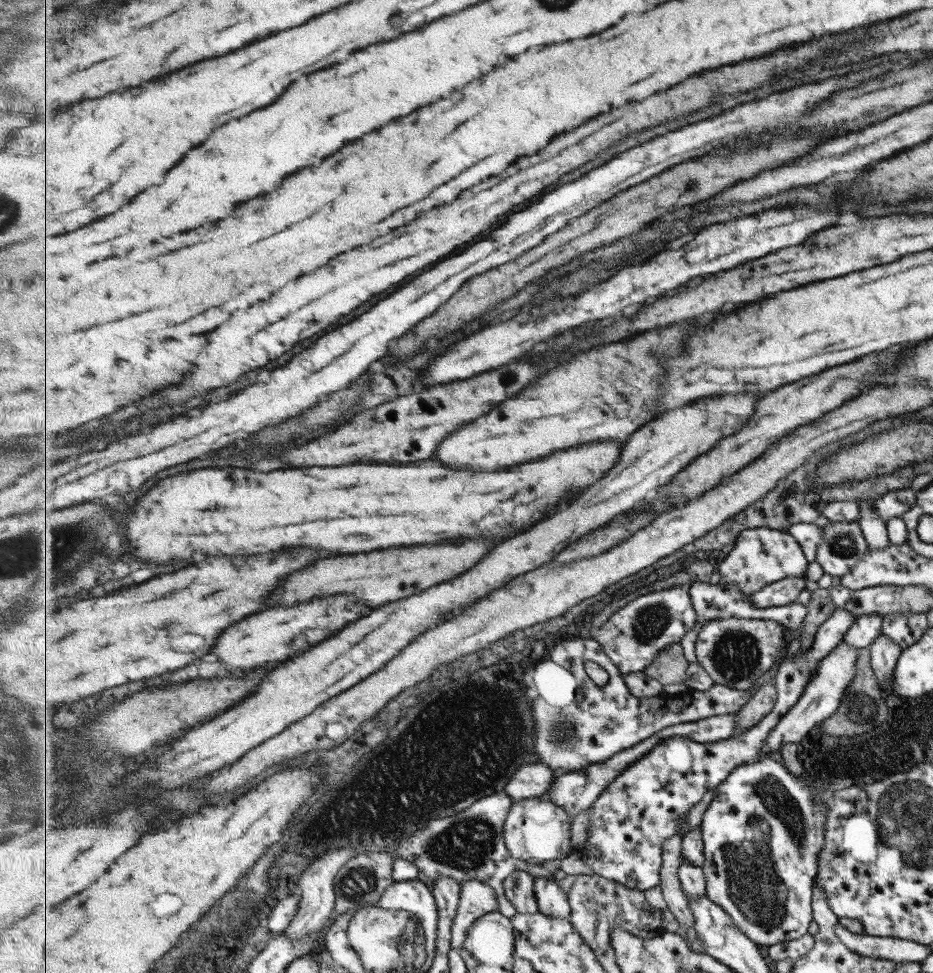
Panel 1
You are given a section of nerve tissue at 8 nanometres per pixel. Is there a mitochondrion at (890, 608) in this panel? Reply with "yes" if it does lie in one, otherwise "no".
no

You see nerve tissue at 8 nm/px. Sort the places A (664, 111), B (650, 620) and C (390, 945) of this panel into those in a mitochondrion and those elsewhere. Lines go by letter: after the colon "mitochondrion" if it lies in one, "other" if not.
A: other
B: mitochondrion
C: mitochondrion

